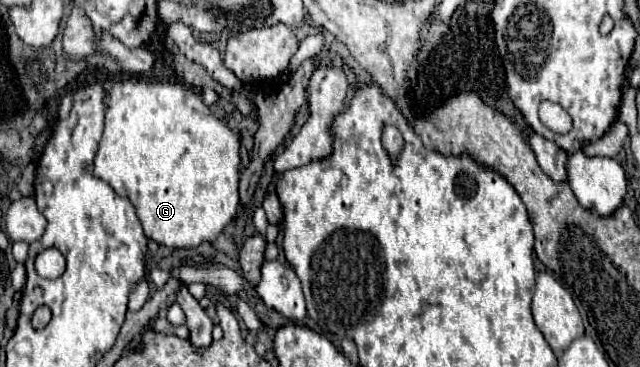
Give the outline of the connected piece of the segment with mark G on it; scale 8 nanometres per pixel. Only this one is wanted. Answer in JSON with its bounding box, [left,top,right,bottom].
[93,80,239,250]

